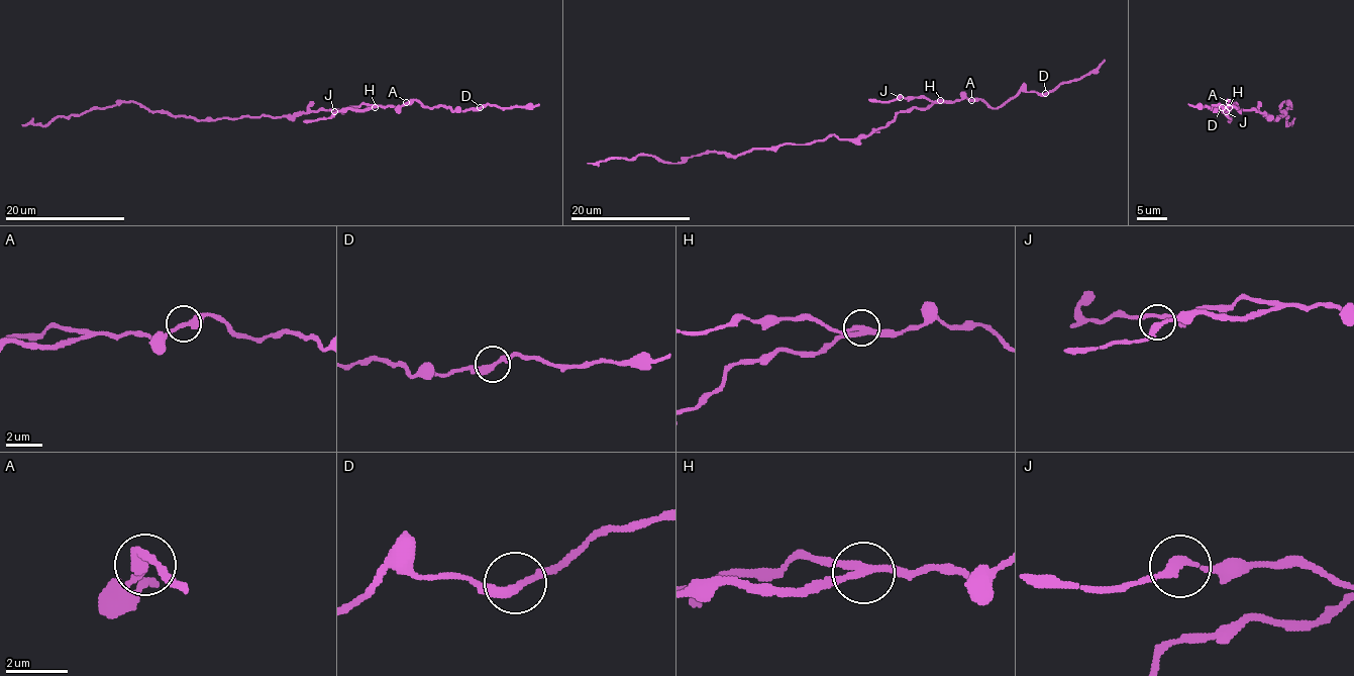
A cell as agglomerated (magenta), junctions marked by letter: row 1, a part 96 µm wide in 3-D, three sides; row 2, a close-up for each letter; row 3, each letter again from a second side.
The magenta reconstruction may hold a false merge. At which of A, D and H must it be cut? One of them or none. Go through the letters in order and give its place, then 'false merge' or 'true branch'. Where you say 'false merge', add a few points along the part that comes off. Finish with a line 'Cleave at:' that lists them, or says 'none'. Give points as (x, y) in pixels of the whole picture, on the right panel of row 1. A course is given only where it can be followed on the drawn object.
A: at (1229, 102); true branch
D: at (1222, 107); true branch
H: at (1229, 107); false merge; foreign part runs (1229, 107), (1226, 108), (1231, 119), (1228, 120)
Cleave at: H

